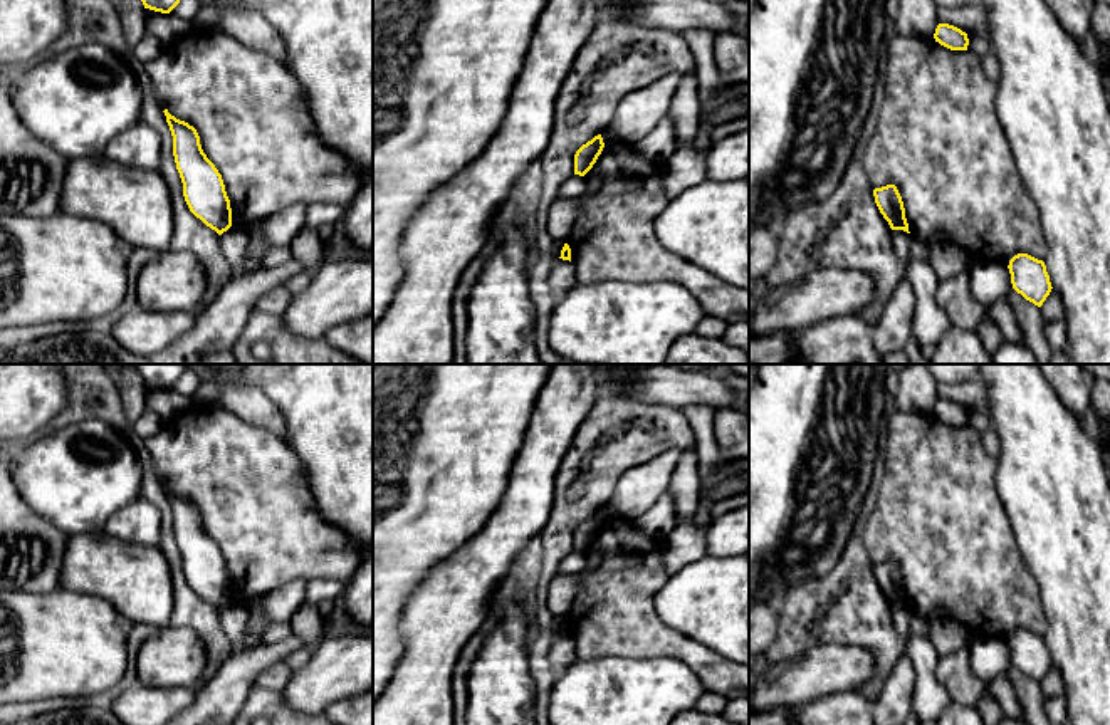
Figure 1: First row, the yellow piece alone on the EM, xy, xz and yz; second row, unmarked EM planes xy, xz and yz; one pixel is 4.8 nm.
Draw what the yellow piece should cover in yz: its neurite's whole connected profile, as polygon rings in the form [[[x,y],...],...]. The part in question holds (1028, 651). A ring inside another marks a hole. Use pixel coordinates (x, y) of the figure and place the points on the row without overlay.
[[[1018,629],[1009,636],[1008,644],[1013,665],[1041,683],[1053,665],[1045,638],[1028,629]]]

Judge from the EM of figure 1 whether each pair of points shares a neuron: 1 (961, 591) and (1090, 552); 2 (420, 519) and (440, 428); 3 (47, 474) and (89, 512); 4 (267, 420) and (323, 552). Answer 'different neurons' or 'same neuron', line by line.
1: different neurons
2: same neuron
3: same neuron
4: different neurons

